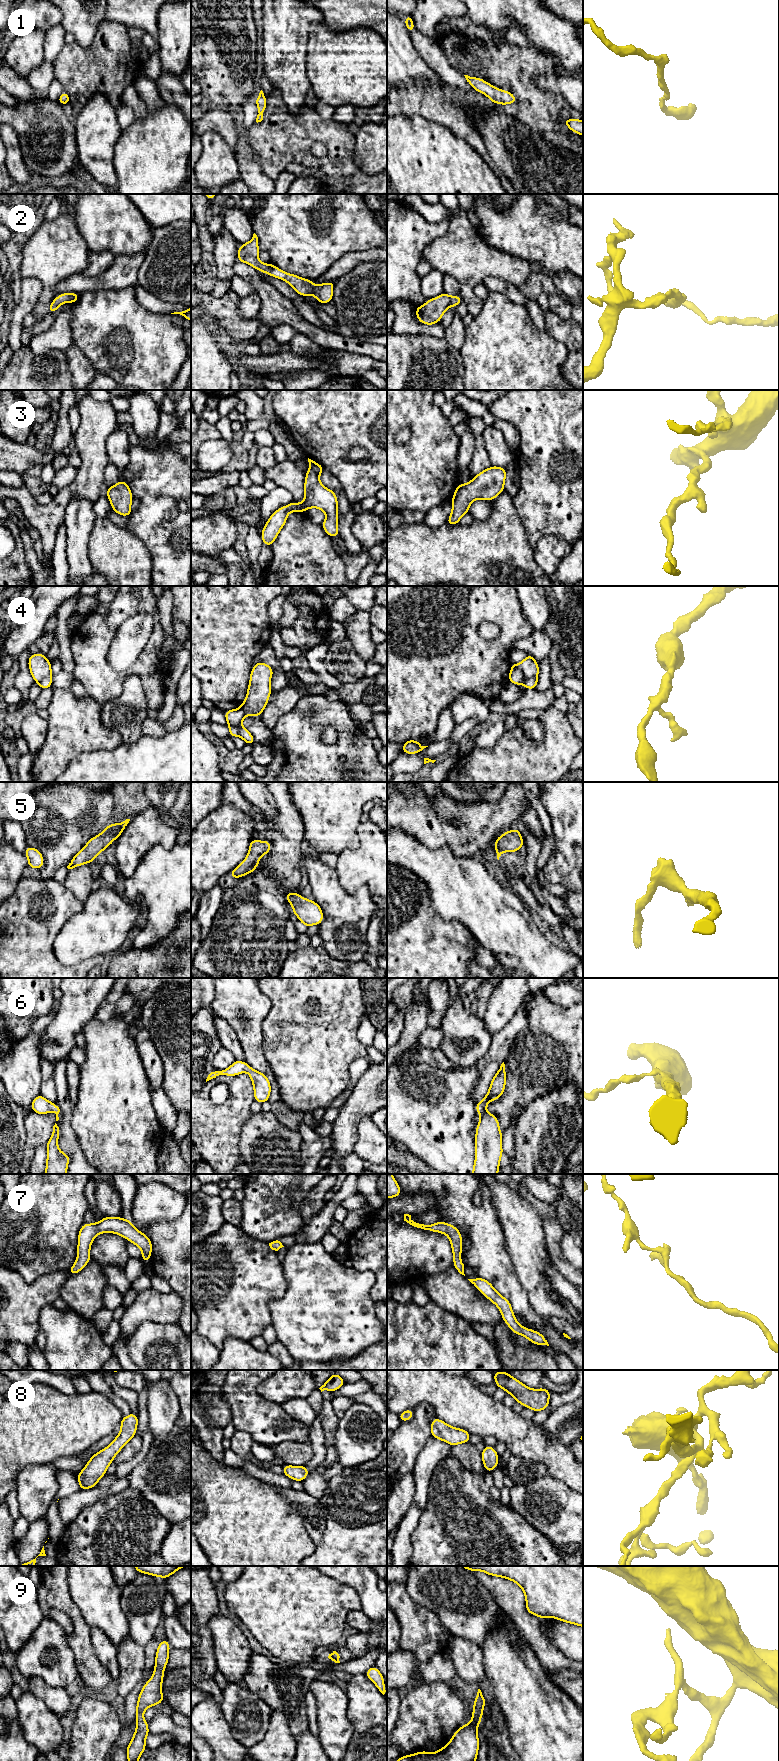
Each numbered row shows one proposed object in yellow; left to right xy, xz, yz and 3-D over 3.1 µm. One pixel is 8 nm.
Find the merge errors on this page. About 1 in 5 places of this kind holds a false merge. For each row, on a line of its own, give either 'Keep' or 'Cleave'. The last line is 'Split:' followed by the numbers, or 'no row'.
1: Keep
2: Keep
3: Keep
4: Cleave
5: Keep
6: Keep
7: Keep
8: Keep
9: Keep
Split: 4

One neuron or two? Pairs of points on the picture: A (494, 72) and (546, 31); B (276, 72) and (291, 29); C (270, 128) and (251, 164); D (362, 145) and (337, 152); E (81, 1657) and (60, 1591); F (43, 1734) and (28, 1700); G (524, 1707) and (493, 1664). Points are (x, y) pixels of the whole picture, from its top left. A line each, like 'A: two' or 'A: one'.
A: two
B: one
C: two
D: two
E: one
F: one
G: one

